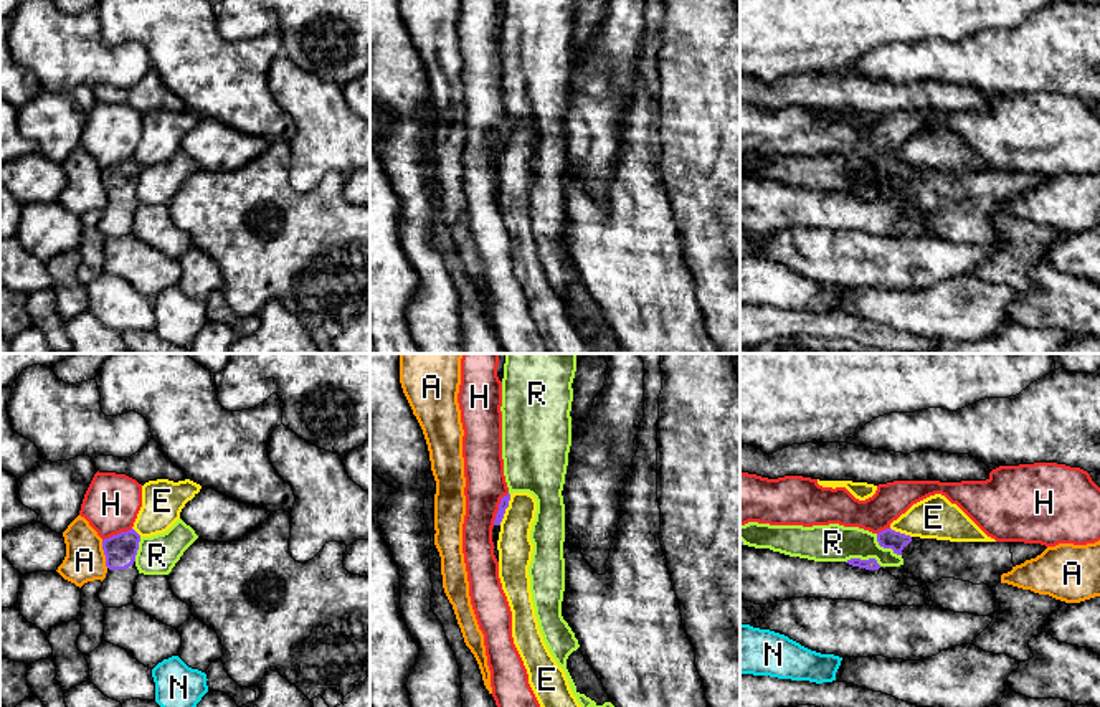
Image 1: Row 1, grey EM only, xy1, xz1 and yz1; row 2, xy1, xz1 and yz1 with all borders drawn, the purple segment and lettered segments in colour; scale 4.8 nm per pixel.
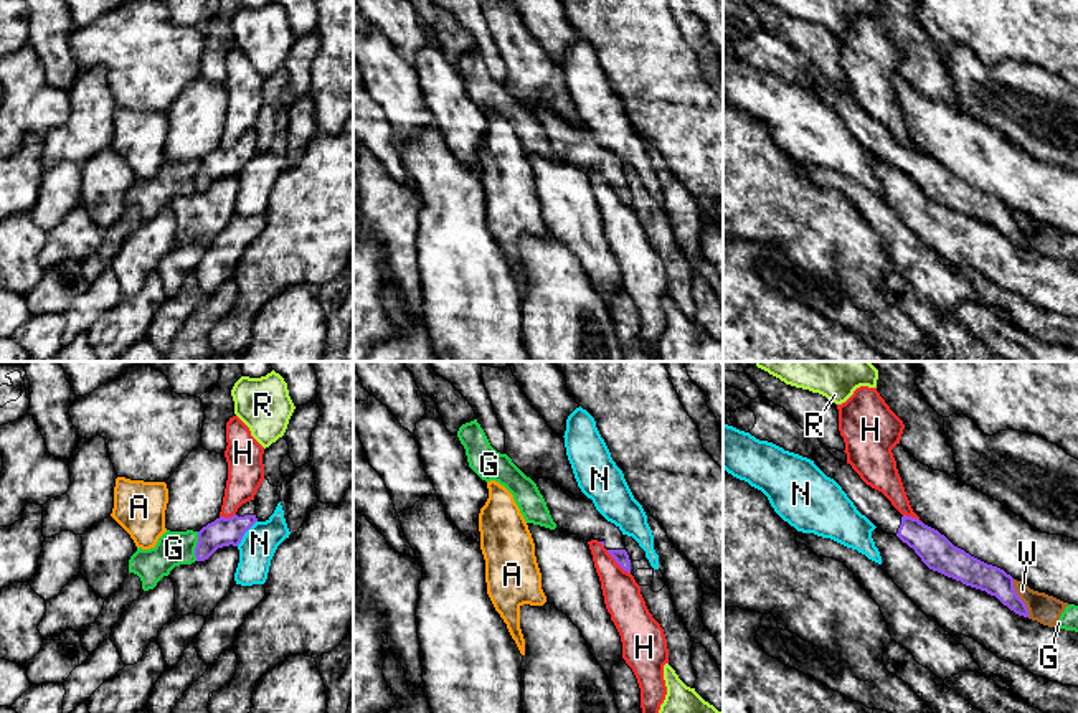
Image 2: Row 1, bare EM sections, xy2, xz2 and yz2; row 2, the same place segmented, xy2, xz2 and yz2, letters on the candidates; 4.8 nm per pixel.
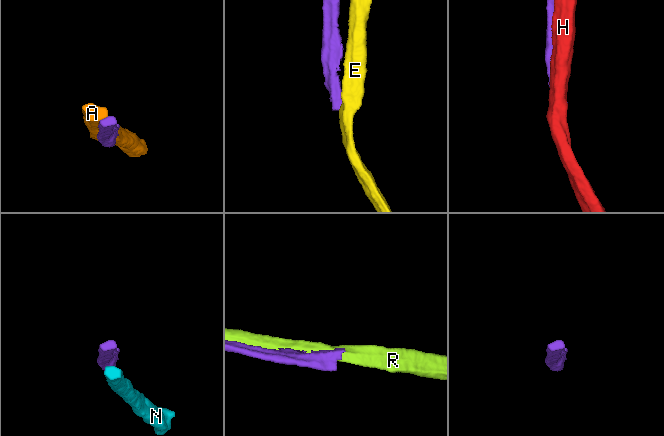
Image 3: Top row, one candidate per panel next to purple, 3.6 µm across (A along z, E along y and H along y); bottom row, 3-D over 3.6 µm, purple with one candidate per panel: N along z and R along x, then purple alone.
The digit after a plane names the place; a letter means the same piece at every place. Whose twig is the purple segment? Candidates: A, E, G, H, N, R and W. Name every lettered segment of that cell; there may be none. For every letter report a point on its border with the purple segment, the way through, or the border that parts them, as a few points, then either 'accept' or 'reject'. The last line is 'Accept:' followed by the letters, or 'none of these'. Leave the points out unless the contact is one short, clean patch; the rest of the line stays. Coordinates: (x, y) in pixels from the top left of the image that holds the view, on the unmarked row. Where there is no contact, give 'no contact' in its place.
A: meets purple in xy1 at (104, 184); reject
E: meets purple in xz1 at (506, 137); border along xz1 (511, 124), (509, 136), (499, 154); reject
G: meets purple in xy2 at (197, 177); reject
H: meets purple in xz1 at (499, 139); reject
N: meets purple in xy2 at (245, 162); reject
R: meets purple in yz1 at (864, 190); reject
W: meets purple in yz2 at (1021, 230); reject
Accept: none of these

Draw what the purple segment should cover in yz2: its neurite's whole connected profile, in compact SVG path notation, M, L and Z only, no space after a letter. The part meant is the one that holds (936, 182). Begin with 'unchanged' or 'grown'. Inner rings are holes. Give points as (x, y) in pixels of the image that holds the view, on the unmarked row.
grown | M825 78L817 79L812 91L842 117L862 145L878 160L896 165L913 178L929 200L986 221L1015 244L1030 249L1025 233L1014 220L1014 208L1004 200L971 187L918 149L901 145L882 122L867 116L850 94L837 91Z

